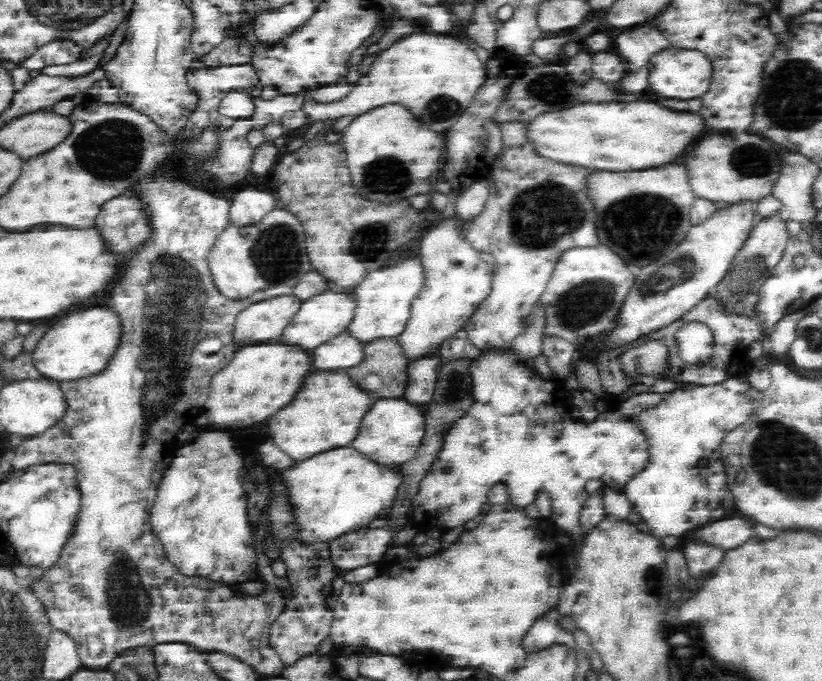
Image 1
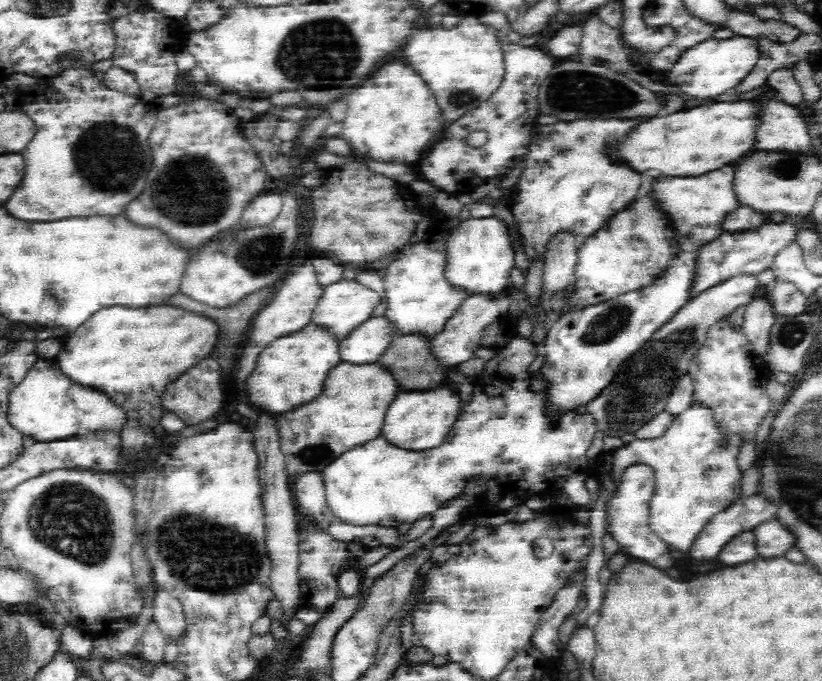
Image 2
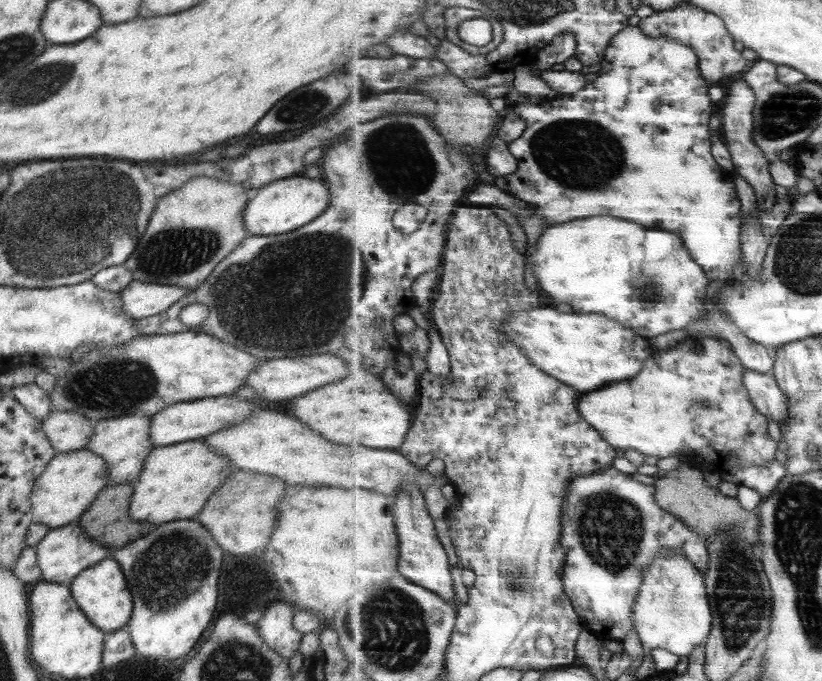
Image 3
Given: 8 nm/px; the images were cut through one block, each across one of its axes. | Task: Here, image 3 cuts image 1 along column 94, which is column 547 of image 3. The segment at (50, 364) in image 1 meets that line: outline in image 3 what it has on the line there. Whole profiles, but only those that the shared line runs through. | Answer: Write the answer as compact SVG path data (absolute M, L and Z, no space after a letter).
M535 308L512 316L502 329L539 368L579 392L593 392L611 382L635 378L653 354L647 338L603 314L565 314L557 308Z

